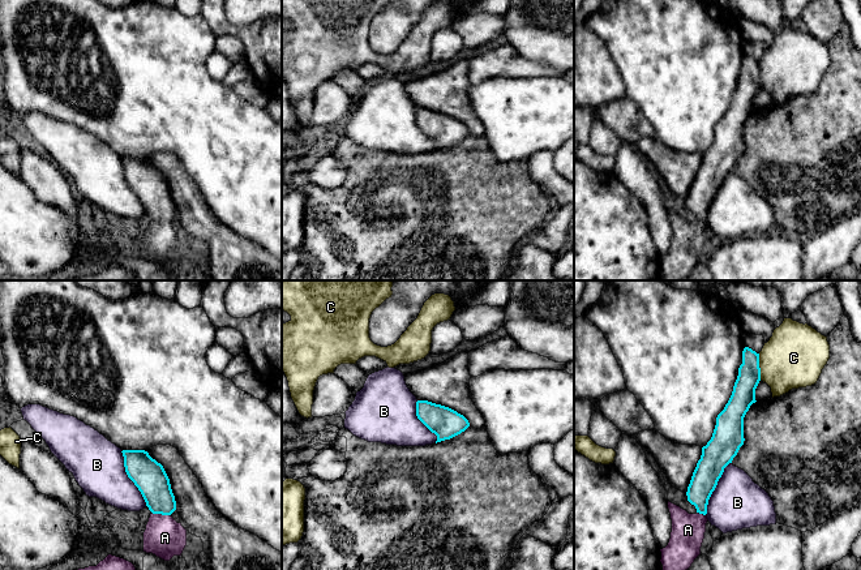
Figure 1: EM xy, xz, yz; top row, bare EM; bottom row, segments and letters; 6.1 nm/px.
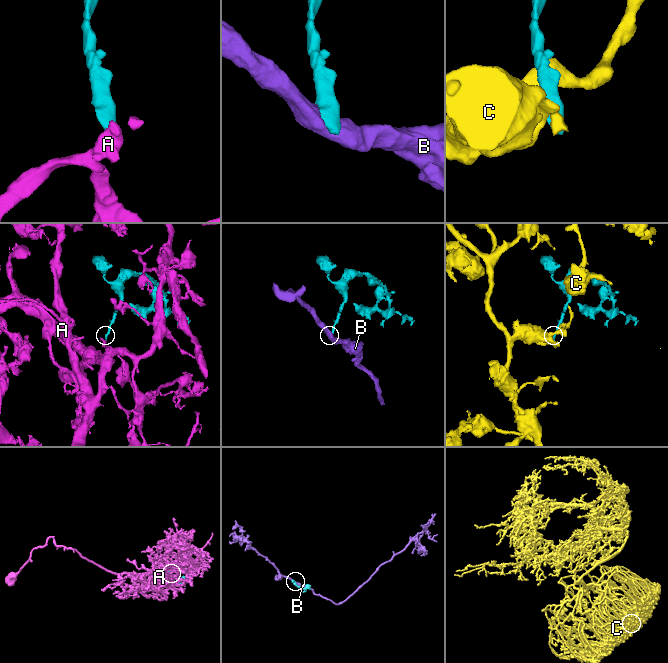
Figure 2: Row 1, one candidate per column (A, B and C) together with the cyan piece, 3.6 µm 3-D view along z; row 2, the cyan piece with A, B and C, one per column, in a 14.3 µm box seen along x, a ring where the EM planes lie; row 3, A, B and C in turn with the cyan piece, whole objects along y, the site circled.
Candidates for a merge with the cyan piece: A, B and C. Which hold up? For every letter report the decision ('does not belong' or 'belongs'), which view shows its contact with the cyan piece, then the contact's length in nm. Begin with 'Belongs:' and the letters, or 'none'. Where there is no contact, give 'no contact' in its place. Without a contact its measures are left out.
Belongs: A
A: belongs; meets cyan in xy; contact 120 nm long
B: does not belong; meets cyan in xy; contact 380 nm long
C: does not belong; meets cyan in yz; contact 170 nm long

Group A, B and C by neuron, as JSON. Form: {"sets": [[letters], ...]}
{"sets": [["A"], ["B"], ["C"]]}

